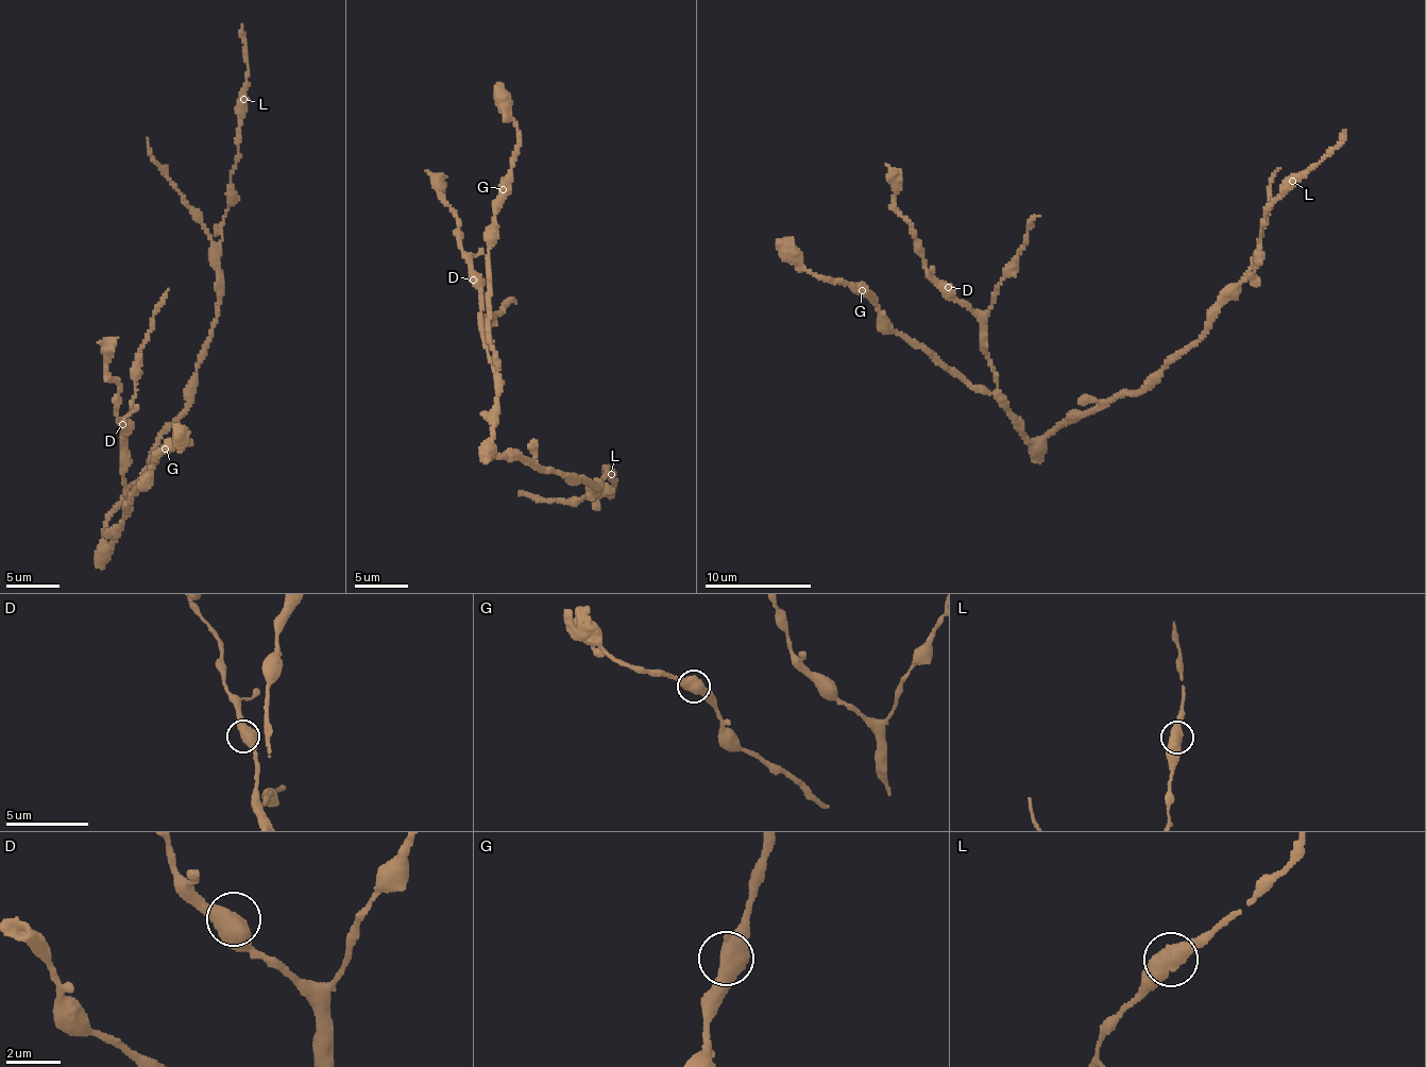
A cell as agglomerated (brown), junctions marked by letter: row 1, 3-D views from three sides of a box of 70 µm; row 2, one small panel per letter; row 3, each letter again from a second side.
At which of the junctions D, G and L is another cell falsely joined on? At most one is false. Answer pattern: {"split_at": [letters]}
{"split_at": []}

